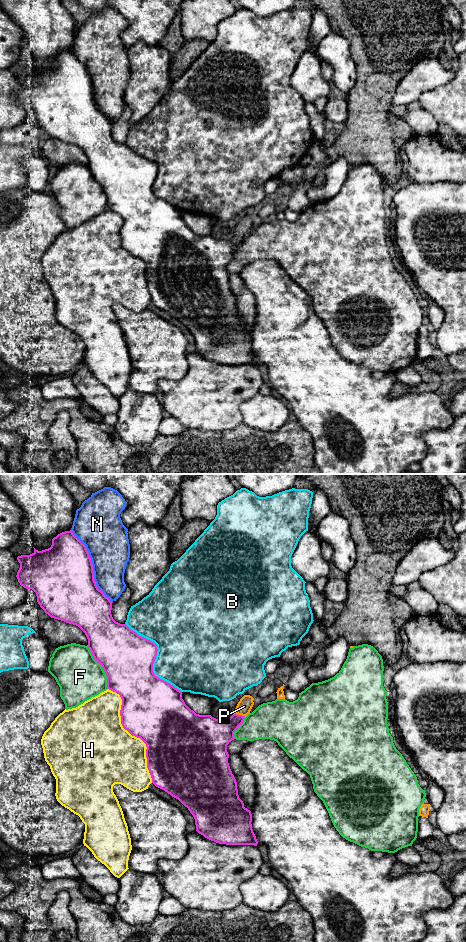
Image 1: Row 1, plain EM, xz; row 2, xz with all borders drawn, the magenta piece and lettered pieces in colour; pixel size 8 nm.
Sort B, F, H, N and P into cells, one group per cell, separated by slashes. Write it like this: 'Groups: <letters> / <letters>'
Groups: B / F / H / N / P

